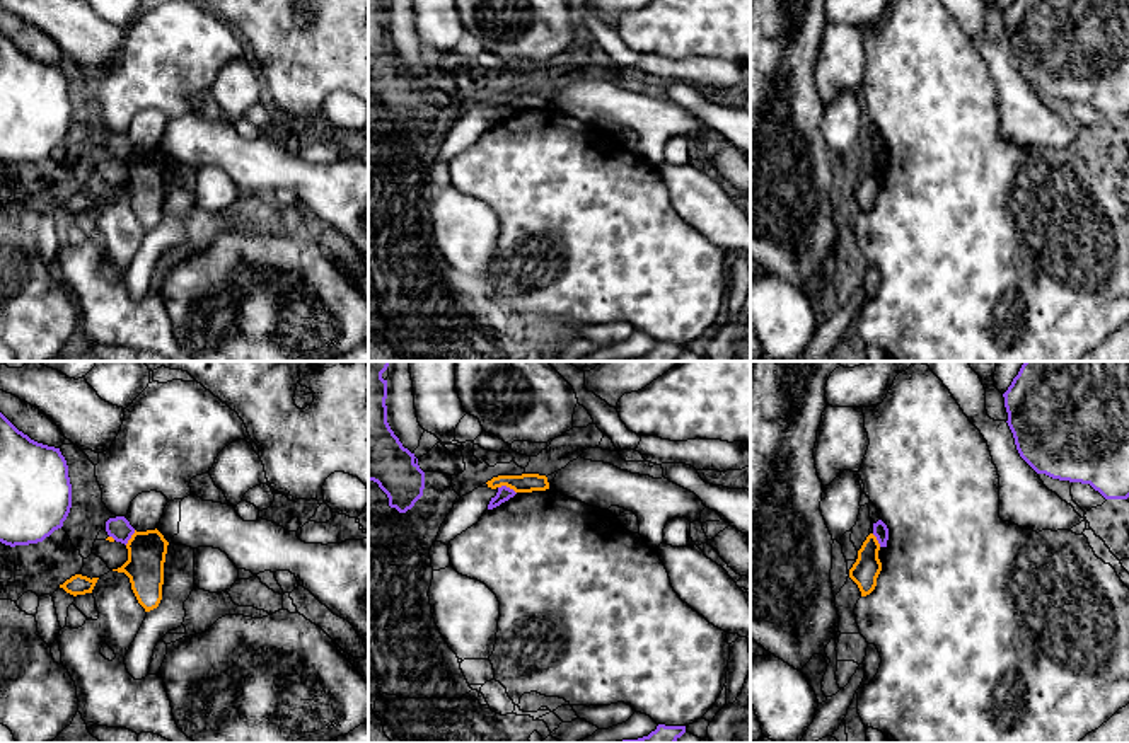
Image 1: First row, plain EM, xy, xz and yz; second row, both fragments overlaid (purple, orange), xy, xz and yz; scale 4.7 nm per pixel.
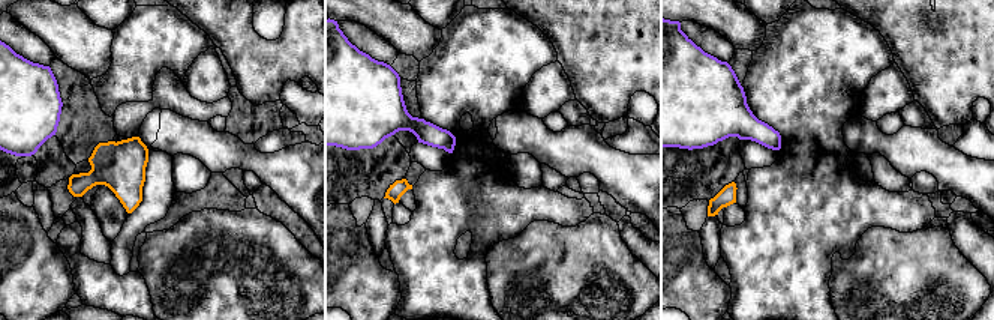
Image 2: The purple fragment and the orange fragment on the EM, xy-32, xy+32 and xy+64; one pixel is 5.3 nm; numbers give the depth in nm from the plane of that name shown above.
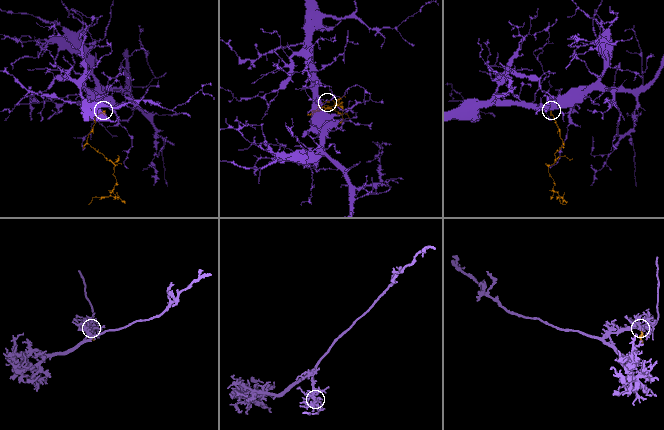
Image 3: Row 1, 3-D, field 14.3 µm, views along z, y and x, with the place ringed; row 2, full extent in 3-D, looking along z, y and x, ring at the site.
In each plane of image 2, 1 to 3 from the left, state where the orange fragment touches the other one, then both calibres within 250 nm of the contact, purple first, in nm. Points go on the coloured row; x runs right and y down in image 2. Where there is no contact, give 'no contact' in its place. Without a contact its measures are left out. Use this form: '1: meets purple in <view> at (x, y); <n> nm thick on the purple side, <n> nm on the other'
1: no contact
2: no contact
3: no contact

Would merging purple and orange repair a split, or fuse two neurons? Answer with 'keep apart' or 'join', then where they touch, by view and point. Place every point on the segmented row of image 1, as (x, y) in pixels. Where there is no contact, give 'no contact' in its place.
keep apart; meets purple in xz at (505, 486)

